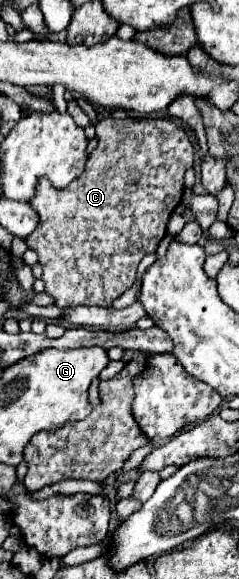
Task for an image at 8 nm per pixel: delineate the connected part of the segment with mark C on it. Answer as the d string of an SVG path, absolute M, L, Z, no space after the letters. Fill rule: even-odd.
M102 119L96 125L96 137L100 139L98 147L90 153L88 163L86 163L86 171L76 181L72 181L64 189L54 189L52 185L48 185L48 181L40 181L40 185L36 185L36 193L34 193L32 201L30 201L30 207L38 213L40 221L38 221L38 227L26 237L26 245L38 253L38 257L40 257L38 263L44 269L42 281L46 285L46 293L54 299L54 303L60 309L72 309L72 307L78 307L78 305L110 307L114 299L118 299L126 289L132 287L132 283L136 279L138 263L142 261L144 255L154 253L158 249L158 243L164 239L166 223L168 223L170 215L174 213L174 209L182 201L184 173L186 173L186 169L190 169L194 165L194 145L192 145L188 133L182 129L182 125L178 125L172 119Z

